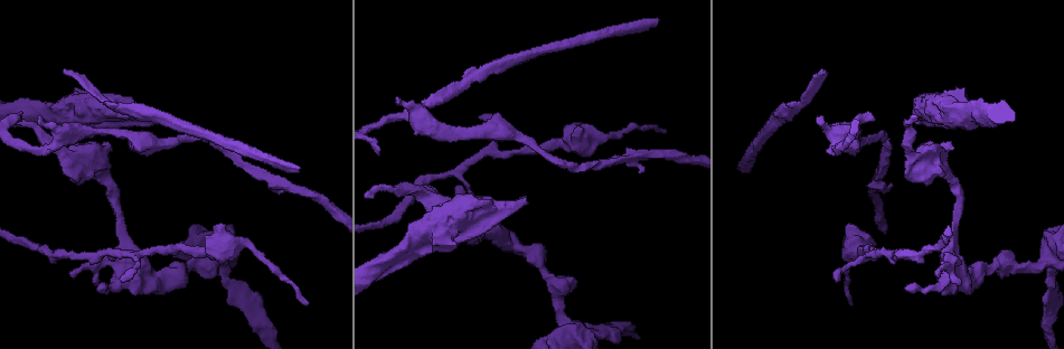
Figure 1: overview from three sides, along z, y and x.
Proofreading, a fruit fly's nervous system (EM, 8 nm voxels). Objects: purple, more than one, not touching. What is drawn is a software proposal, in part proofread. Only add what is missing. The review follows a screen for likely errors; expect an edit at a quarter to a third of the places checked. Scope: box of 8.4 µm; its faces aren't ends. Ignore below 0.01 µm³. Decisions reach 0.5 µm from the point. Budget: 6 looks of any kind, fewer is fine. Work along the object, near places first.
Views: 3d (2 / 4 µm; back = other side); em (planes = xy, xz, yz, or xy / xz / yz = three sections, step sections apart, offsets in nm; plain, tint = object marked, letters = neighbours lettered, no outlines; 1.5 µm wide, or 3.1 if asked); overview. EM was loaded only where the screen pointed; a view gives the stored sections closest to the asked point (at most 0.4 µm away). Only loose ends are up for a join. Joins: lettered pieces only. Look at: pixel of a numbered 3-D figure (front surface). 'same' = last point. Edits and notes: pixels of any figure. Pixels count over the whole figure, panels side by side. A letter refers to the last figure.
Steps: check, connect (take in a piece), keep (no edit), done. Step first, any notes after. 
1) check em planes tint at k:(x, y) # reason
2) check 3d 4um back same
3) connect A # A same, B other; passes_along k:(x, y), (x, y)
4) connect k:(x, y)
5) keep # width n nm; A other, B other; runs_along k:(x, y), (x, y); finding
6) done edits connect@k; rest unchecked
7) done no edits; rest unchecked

check em planes plain at 1:(817, 116) # thin end

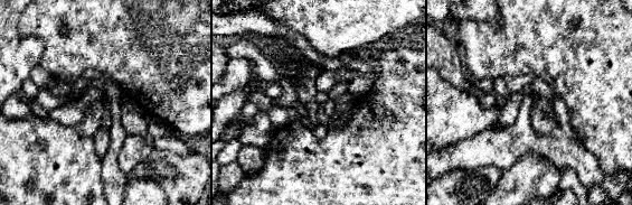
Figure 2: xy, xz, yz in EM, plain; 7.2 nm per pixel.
check em planes letters same # see the neighbours

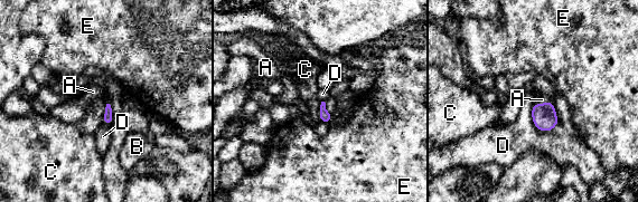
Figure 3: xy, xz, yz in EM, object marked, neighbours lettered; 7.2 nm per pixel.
connect 3:(542, 99) # A same, B other, C other, D other, E other; passes_along 3:(543, 115), (543, 104), (542, 99); the neuron continues

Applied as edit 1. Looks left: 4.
check overview # see it whole again

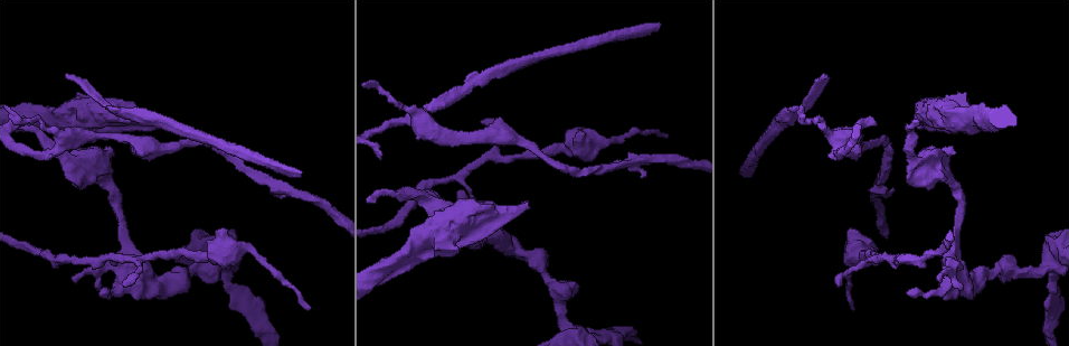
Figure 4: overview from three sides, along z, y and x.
check 3d 2um at 4:(667, 137) # tapers out

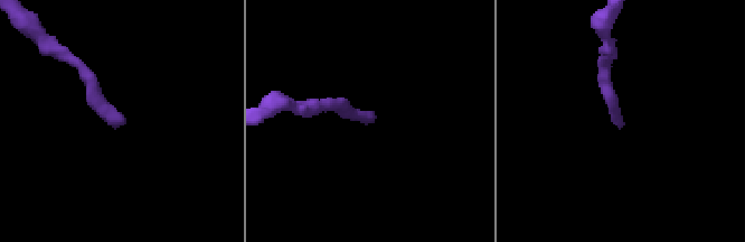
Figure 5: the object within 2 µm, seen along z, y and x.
check em planes plain at 5:(621, 127)

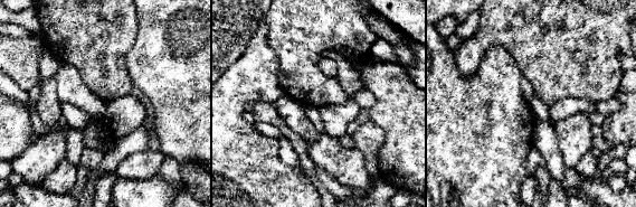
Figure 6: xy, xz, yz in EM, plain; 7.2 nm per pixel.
check em planes letters same # what lies round it

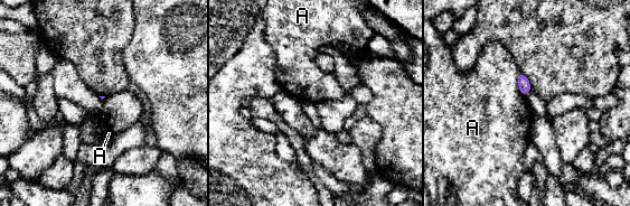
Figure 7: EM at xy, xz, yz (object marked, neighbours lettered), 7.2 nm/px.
keep # A other; border 7:(519, 71), (518, 91), (524, 97); no lettered piece goes on from it

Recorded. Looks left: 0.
done edits connect@3; rest unchecked

